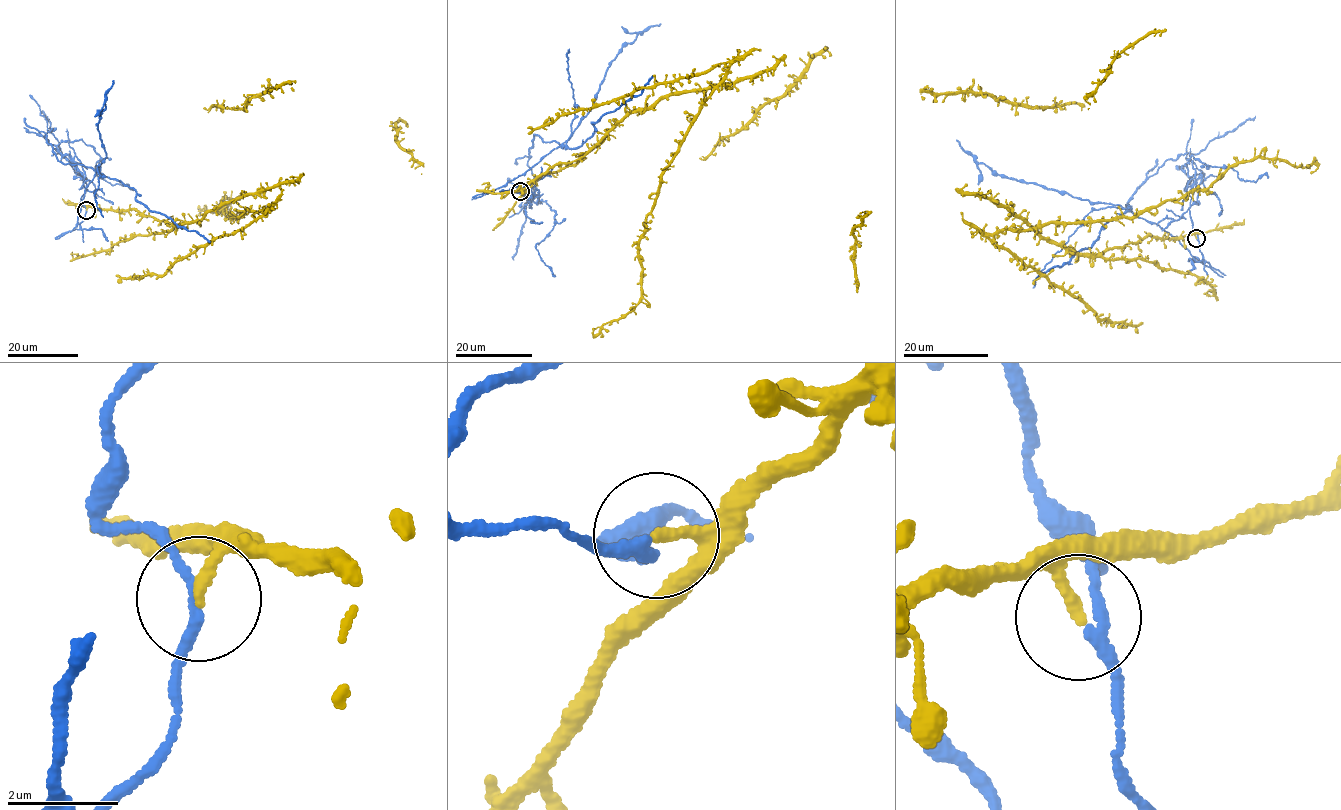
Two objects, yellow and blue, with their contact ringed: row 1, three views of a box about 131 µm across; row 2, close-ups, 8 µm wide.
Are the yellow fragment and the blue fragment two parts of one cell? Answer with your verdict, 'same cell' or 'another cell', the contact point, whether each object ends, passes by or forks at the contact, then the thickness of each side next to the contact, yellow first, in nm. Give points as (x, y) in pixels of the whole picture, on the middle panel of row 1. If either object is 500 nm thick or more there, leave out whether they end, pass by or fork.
another cell; at (520, 191); yellow ends there; blue passes by; 190 nm thick on the yellow side, 180 nm on the other

